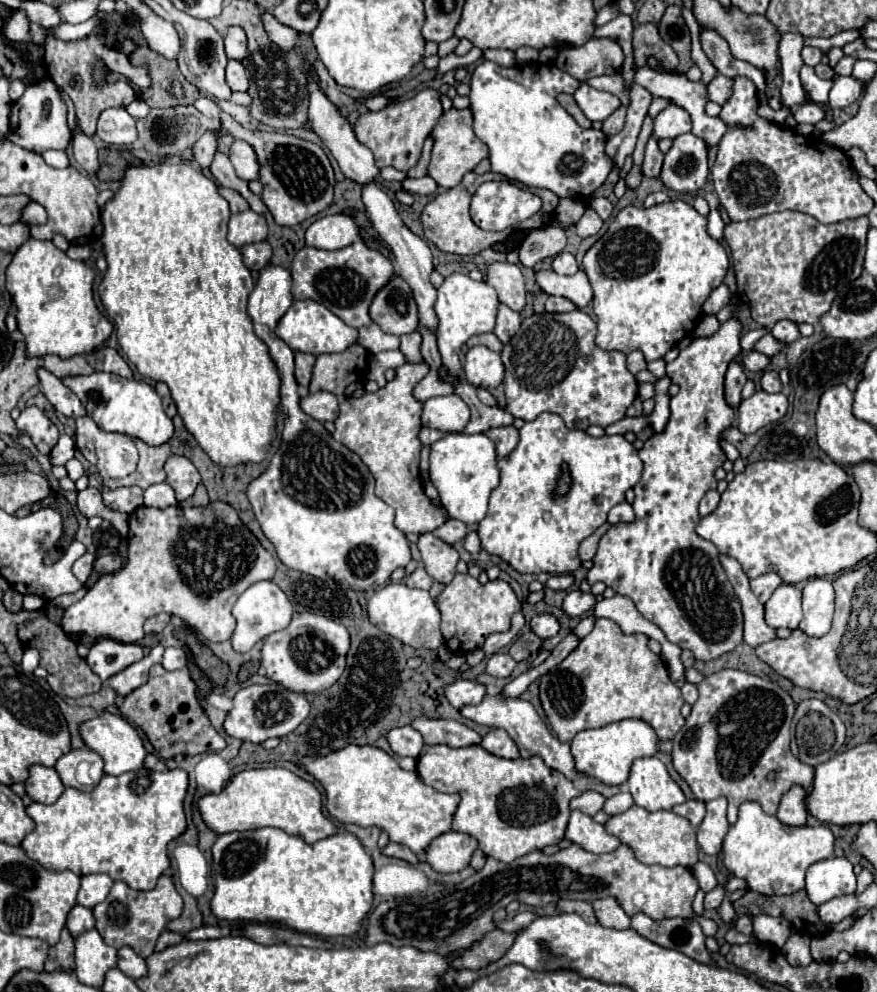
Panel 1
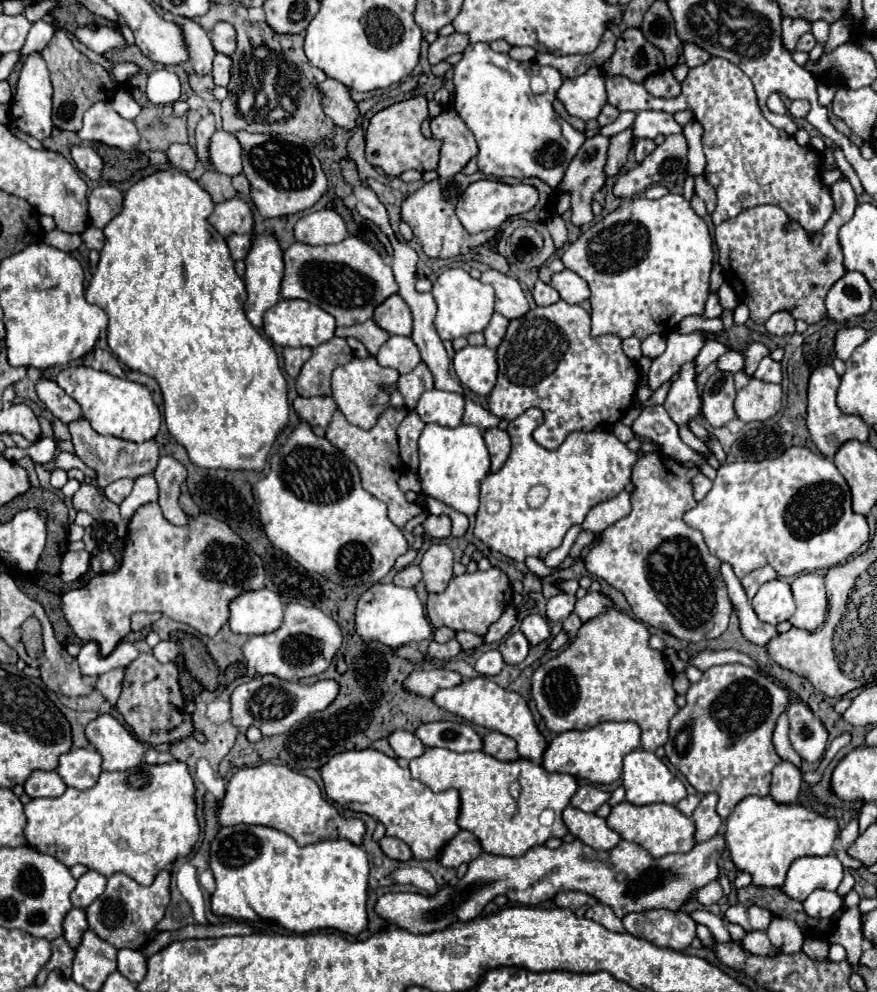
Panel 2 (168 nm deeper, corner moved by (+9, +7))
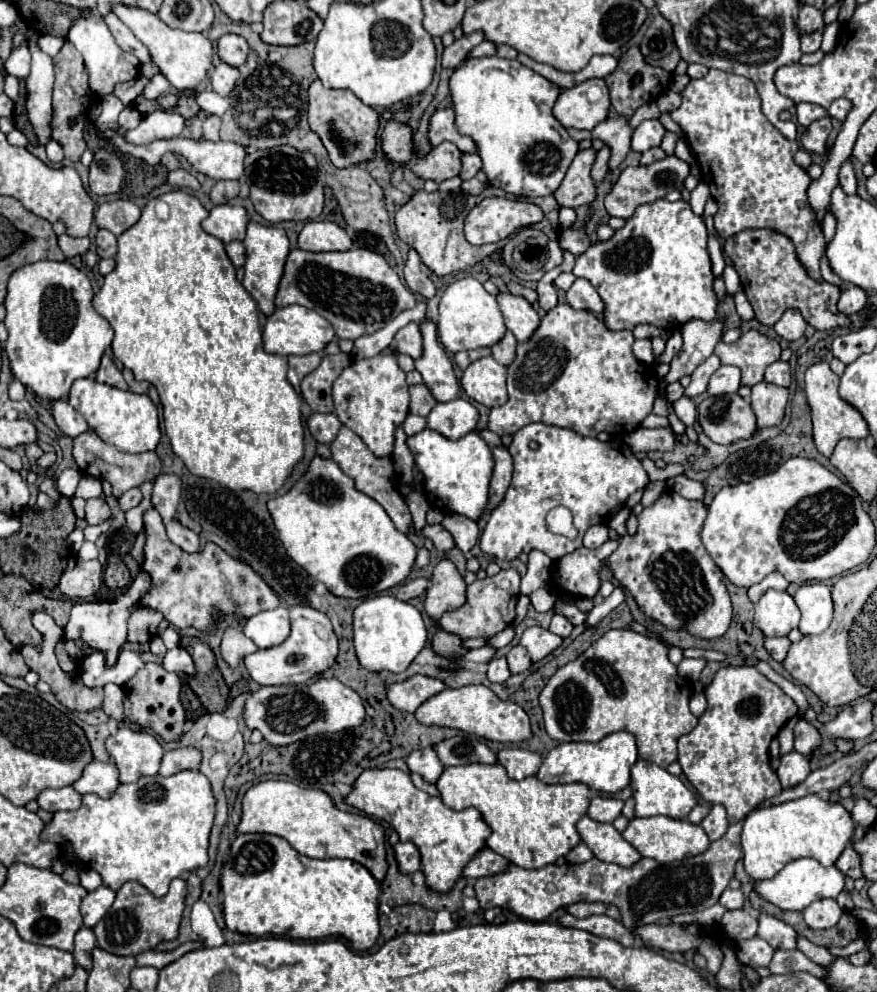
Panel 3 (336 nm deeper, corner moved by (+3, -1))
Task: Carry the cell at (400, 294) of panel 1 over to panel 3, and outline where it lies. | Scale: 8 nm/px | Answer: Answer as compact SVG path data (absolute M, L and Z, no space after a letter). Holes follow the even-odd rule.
M408 323L406 327L402 327L398 331L398 335L394 337L394 347L400 353L410 355L412 359L418 359L422 355L422 335L420 335L420 327L416 323Z

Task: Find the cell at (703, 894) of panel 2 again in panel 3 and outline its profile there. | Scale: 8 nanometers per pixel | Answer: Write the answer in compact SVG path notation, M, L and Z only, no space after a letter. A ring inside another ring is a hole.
M726 889L718 901L726 909L740 909L744 905L744 893L740 889Z

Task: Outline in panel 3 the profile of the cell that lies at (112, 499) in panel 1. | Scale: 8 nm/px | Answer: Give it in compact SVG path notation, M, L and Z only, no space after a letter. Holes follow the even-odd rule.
M138 487L126 491L122 497L118 497L118 503L120 503L120 509L122 509L122 511L128 511L128 509L136 507L140 501L142 501L142 493L140 493Z

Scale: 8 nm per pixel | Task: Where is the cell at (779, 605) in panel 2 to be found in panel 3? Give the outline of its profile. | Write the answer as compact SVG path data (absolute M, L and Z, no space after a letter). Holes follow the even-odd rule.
M770 589L754 607L756 607L754 623L768 637L788 635L790 629L798 627L800 623L800 611L794 603L794 597L788 595L786 591Z

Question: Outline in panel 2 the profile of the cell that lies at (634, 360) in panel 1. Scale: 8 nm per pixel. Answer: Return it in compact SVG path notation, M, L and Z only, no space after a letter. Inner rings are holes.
M628 337L622 341L622 347L624 347L624 353L626 357L630 357L632 361L640 361L642 357L642 351L640 351L640 341L636 337Z

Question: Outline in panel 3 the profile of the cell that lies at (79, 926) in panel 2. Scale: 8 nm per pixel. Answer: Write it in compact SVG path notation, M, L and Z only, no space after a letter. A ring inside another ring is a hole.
M82 927L78 929L76 933L76 943L74 943L74 961L76 965L84 967L86 971L90 971L92 967L92 949L96 947L96 937L94 937L94 931L90 927Z

